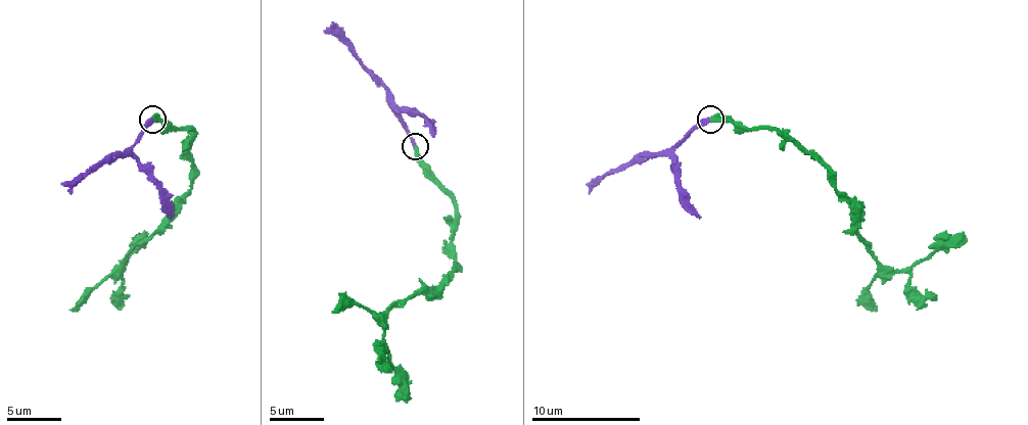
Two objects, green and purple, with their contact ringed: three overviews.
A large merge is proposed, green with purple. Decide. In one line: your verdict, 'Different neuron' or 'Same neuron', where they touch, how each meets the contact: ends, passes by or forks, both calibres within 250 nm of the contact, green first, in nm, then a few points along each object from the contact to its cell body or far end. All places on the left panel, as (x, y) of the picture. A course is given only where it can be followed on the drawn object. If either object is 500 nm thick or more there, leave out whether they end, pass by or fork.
Same neuron. Place: (152, 119). At the ring green ends. At the ring purple ends. Thickness 320 nm (green) against 320 nm. Course of green: (153, 119), (167, 127), (191, 129), (191, 186), (167, 219), (137, 243), (121, 271), (145, 235). Course of purple: (153, 119), (123, 153), (112, 153), (98, 168), (90, 170), (72, 194)

